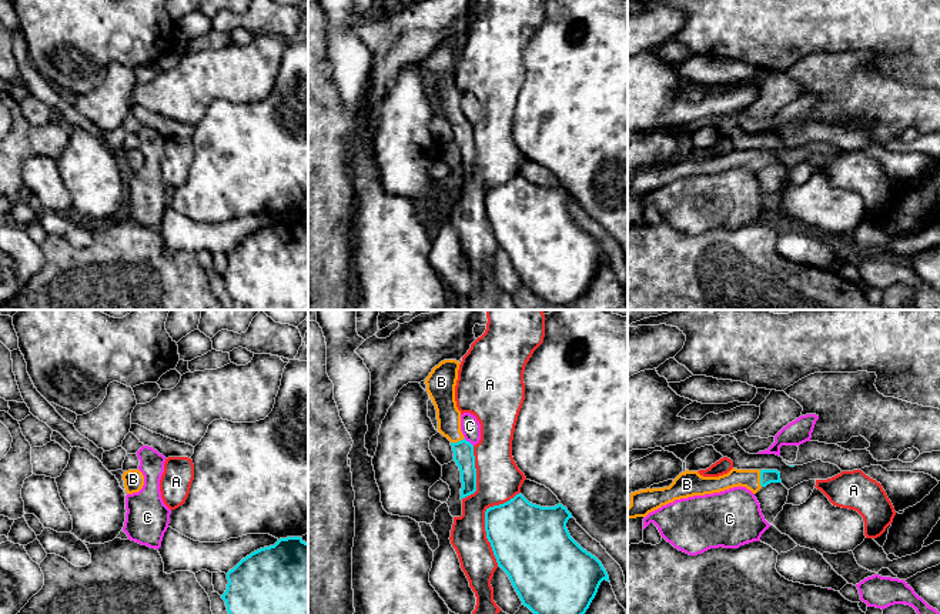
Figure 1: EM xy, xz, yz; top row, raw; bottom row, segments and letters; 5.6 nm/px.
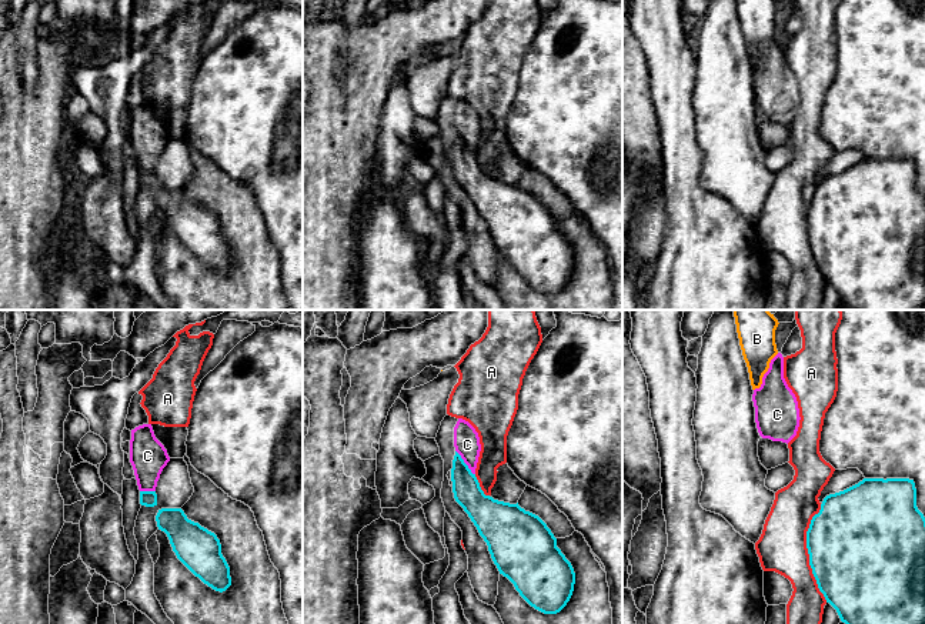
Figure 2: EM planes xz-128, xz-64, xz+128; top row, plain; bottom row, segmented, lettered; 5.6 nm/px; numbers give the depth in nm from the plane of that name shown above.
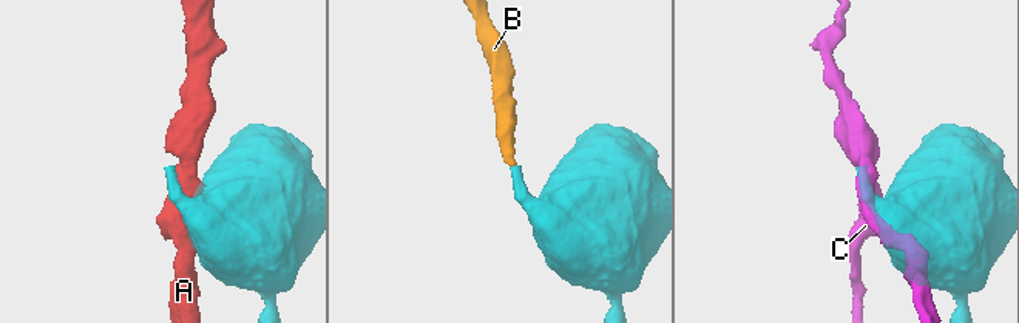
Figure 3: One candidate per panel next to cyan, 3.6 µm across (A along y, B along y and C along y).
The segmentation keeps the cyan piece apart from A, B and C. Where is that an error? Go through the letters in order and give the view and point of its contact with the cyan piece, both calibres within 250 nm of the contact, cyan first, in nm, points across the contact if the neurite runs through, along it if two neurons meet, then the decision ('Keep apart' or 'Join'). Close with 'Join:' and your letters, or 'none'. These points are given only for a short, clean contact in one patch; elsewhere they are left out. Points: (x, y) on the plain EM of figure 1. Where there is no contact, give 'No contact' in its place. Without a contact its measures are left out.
A: Touches cyan at xz (485, 202). Thickness 400 nm (cyan) against 260 nm. Keep apart
B: Touches cyan at yz (760, 159). Thickness 80 nm (cyan) against 110 nm. Path across: yz (766, 156), (760, 159), (751, 159). Join
C: Touches cyan at xz (468, 122). Thickness 120 nm (cyan) against 110 nm. Boundary: xz (464, 119), (472, 126). Keep apart
Join: B

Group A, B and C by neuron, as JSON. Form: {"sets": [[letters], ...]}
{"sets": [["A"], ["B"], ["C"]]}

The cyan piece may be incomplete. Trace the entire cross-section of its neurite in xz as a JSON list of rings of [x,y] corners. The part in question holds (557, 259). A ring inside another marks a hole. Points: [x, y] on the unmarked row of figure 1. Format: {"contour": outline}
{"contour": [[[521,173],[509,181],[486,188],[485,211],[498,247],[509,257],[522,284],[553,306],[571,306],[586,293],[598,268],[609,256],[602,243],[583,230],[566,208],[572,194],[561,183],[541,187]]]}

